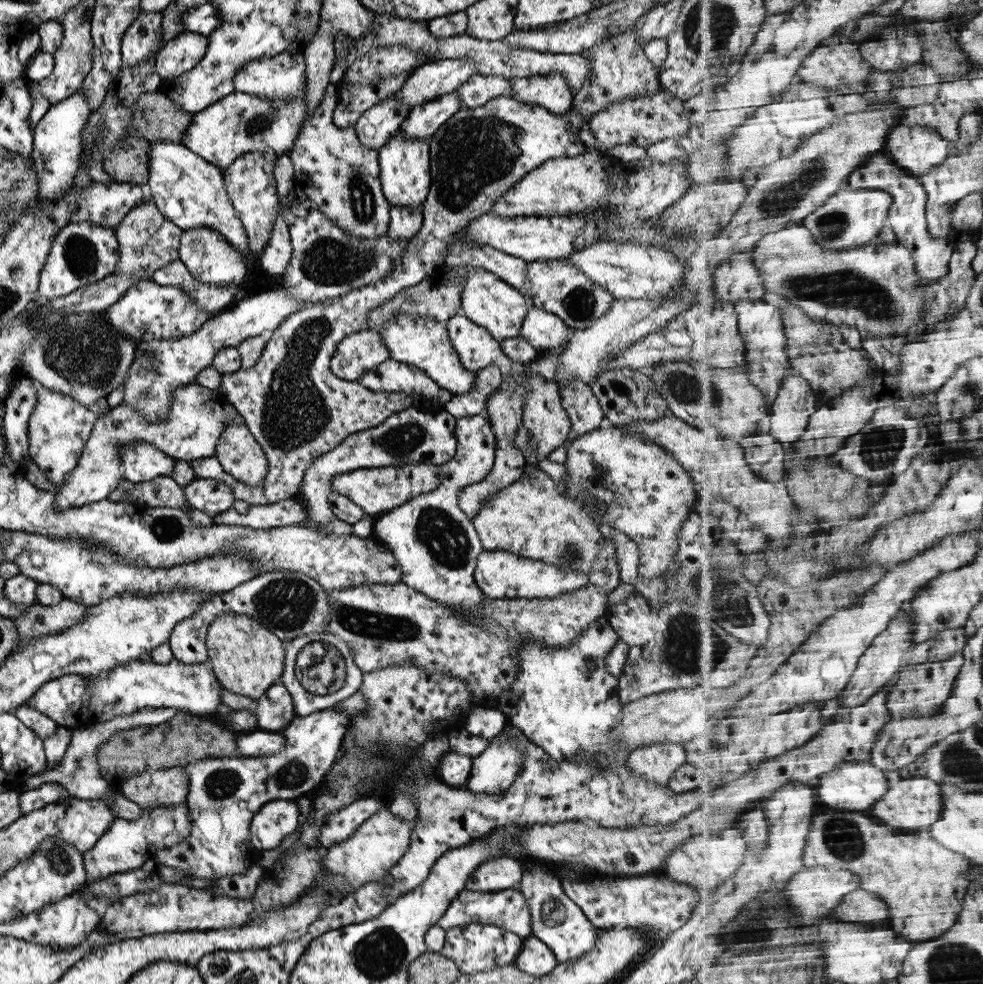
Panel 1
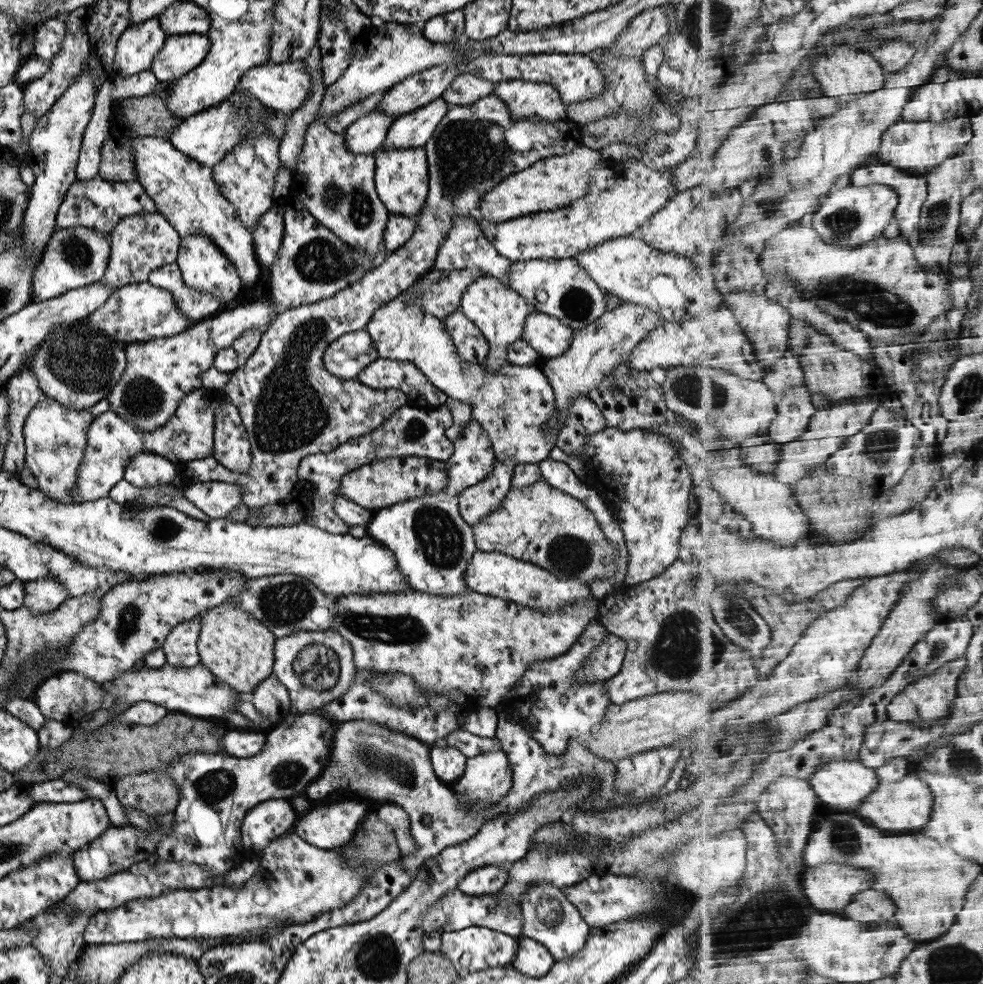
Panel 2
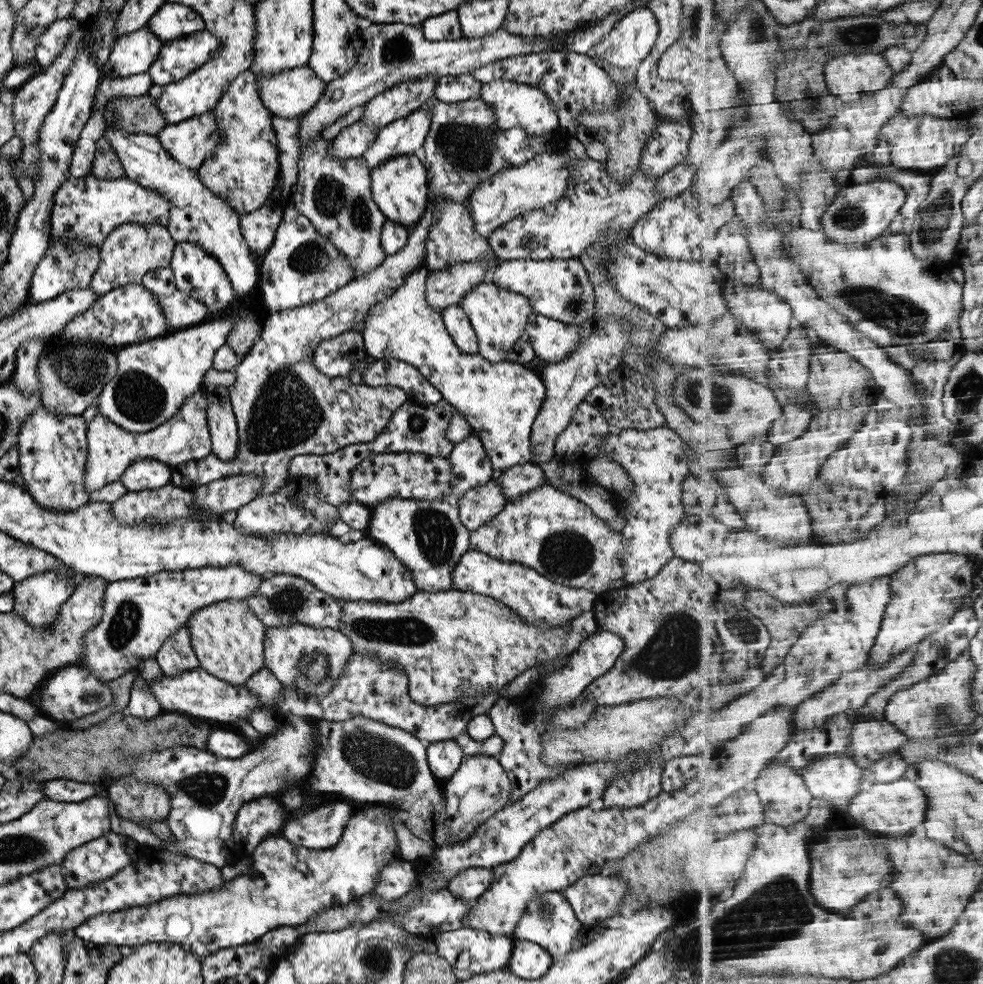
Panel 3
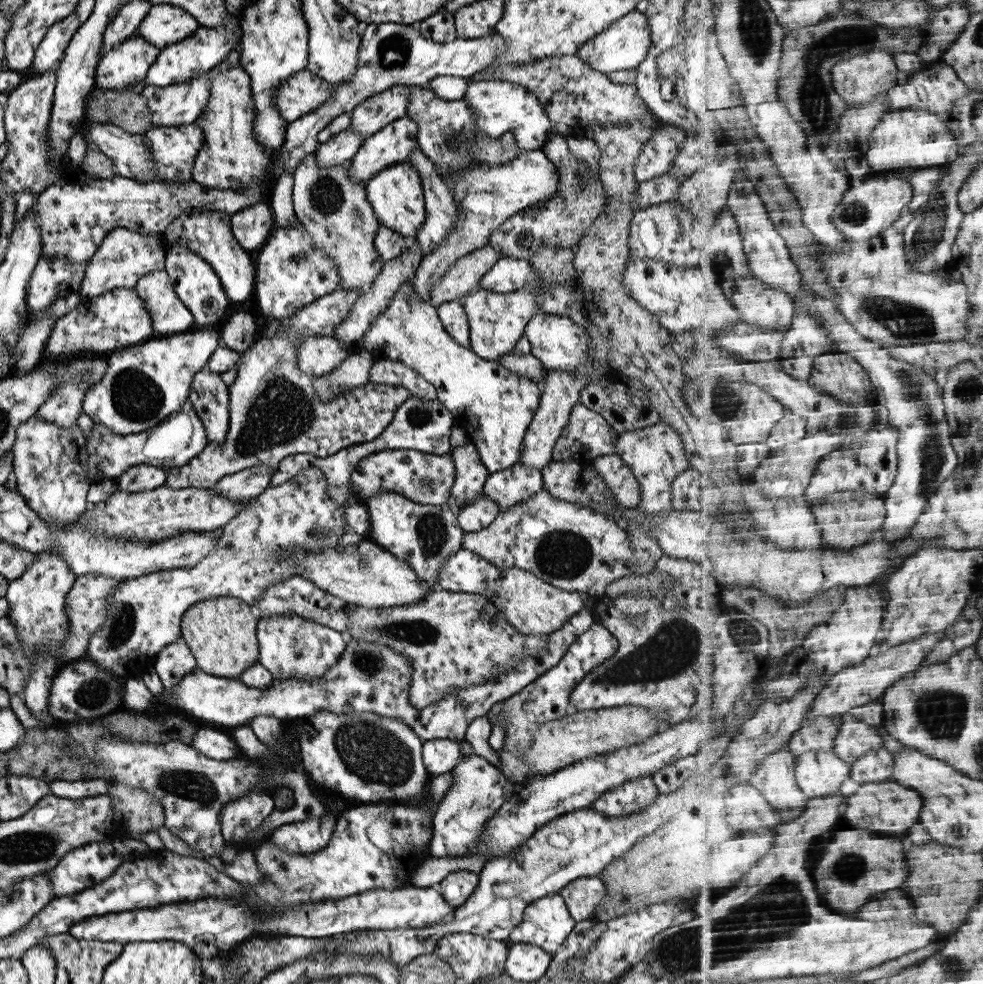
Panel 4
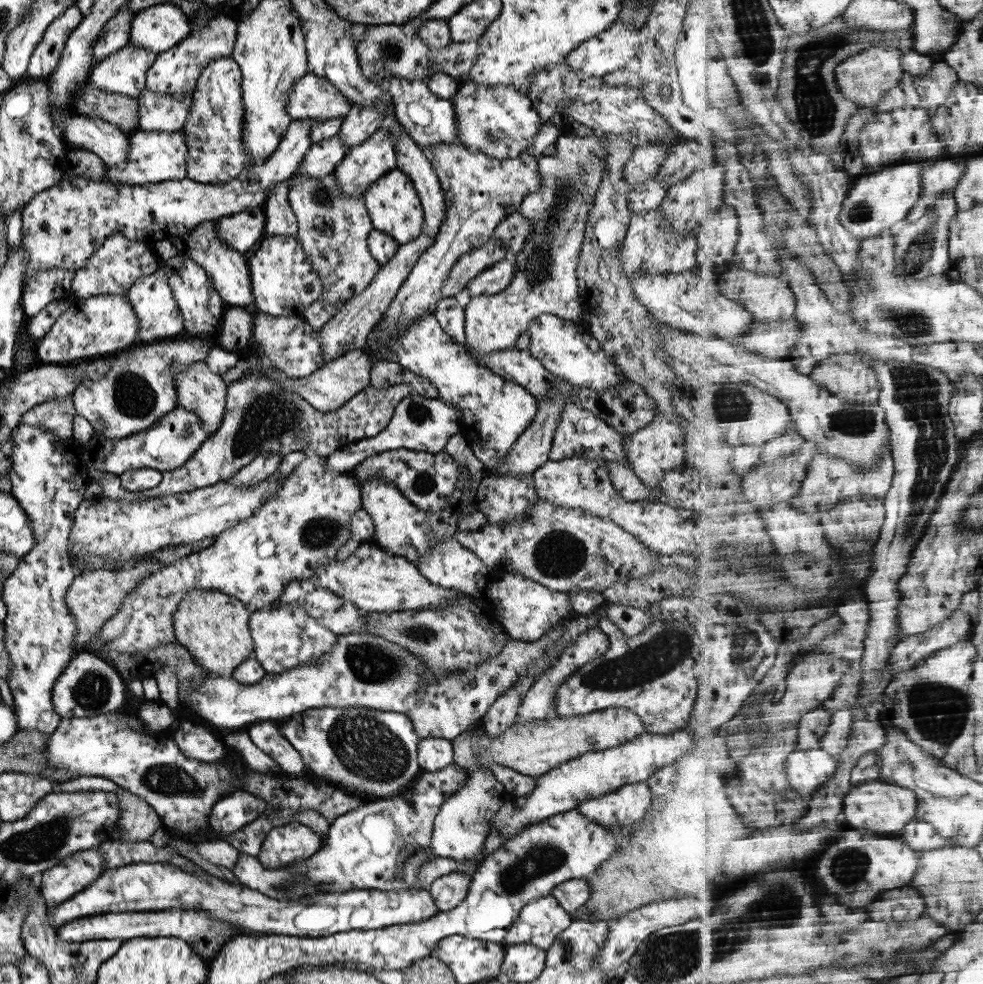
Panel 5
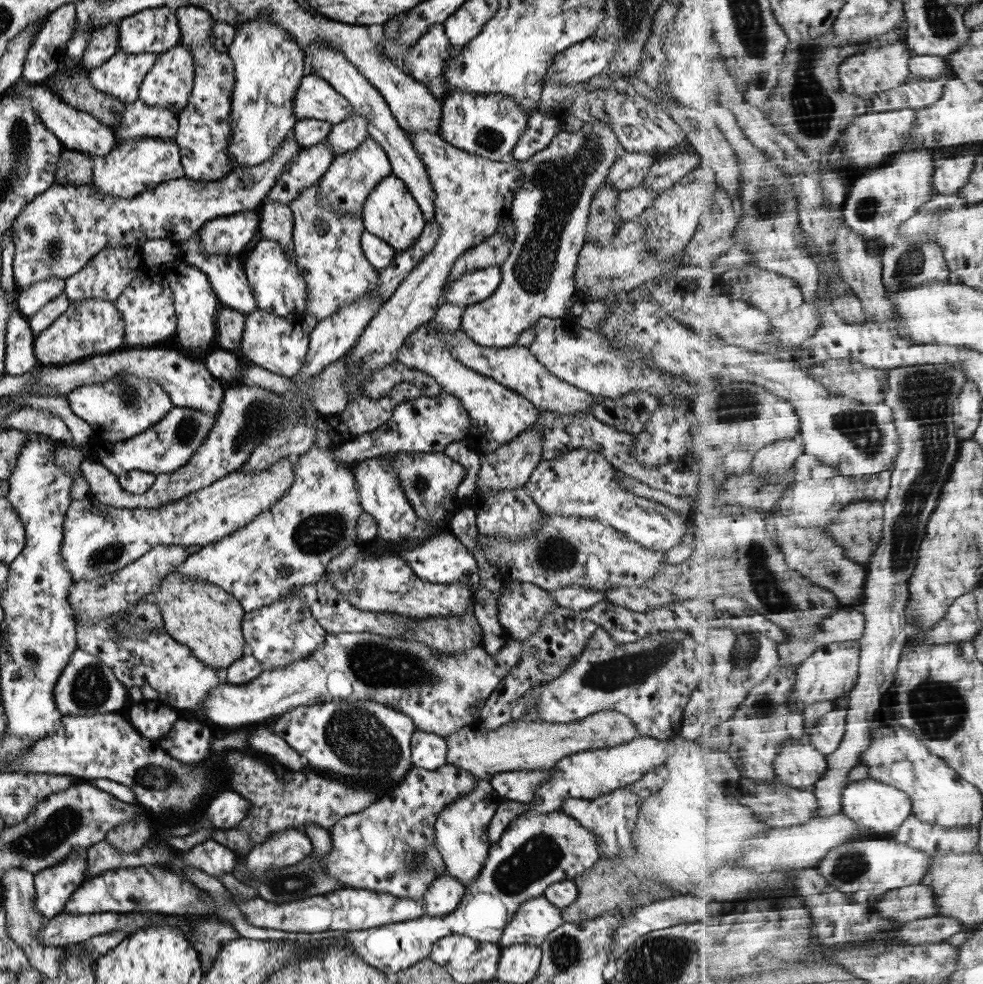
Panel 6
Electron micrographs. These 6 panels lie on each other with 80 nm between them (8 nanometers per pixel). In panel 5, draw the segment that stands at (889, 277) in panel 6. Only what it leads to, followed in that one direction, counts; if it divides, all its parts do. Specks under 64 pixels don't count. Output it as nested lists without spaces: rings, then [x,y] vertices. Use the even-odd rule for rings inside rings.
[[[954,191],[945,192],[937,196],[936,203],[928,208],[928,211],[917,222],[901,230],[896,236],[896,274],[898,276],[911,276],[917,279],[927,276],[947,273],[953,268],[950,257],[949,235],[950,222],[958,211],[958,202],[954,197]]]

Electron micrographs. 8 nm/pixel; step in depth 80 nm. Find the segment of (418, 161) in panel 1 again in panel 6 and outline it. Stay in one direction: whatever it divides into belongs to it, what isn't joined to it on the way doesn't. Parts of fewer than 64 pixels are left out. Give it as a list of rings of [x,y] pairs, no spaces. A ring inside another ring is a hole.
[[[392,173],[380,180],[366,196],[360,212],[365,231],[384,240],[394,254],[406,251],[420,235],[426,223],[415,199],[409,194],[402,180]]]

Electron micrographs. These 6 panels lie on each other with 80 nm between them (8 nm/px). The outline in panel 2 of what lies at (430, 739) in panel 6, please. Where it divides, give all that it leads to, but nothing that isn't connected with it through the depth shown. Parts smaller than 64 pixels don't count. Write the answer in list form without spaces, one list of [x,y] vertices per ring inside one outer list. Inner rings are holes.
[[[430,744],[428,757],[434,775],[447,784],[461,776],[466,761],[466,756],[447,744],[443,746]]]

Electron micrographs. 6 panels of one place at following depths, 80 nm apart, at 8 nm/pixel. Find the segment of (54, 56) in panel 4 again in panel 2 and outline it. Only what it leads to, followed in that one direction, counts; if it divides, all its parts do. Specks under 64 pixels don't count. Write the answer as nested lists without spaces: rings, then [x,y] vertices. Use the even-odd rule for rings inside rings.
[[[63,17],[45,19],[35,31],[32,55],[49,62],[59,52],[65,31],[66,26]]]

